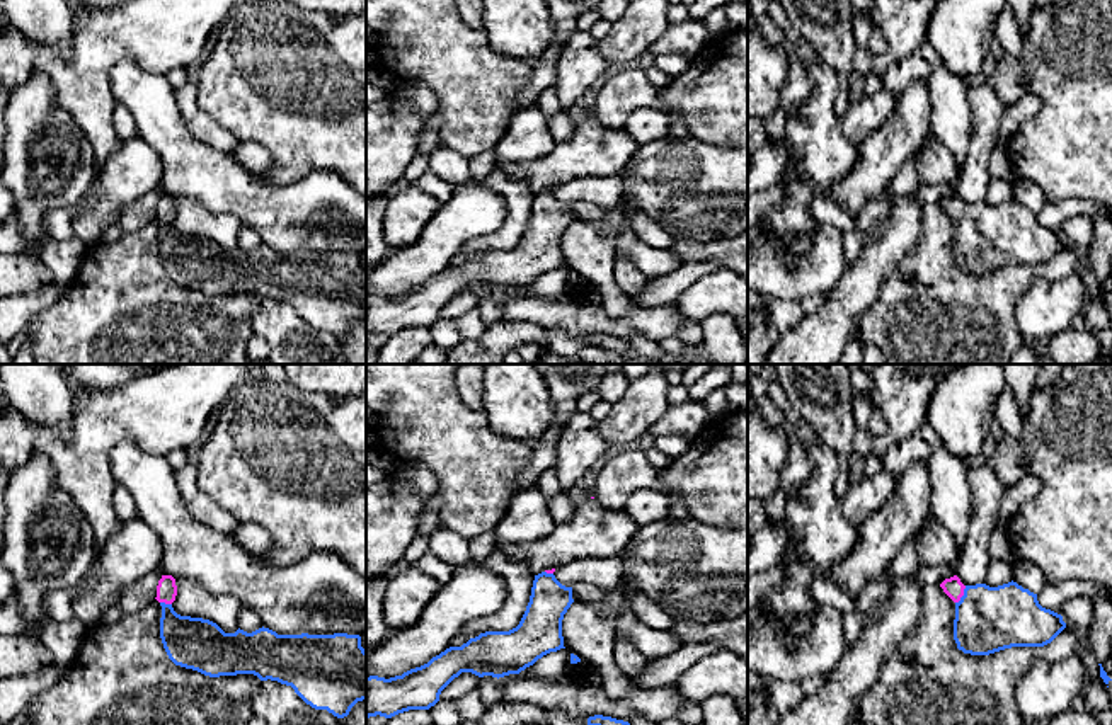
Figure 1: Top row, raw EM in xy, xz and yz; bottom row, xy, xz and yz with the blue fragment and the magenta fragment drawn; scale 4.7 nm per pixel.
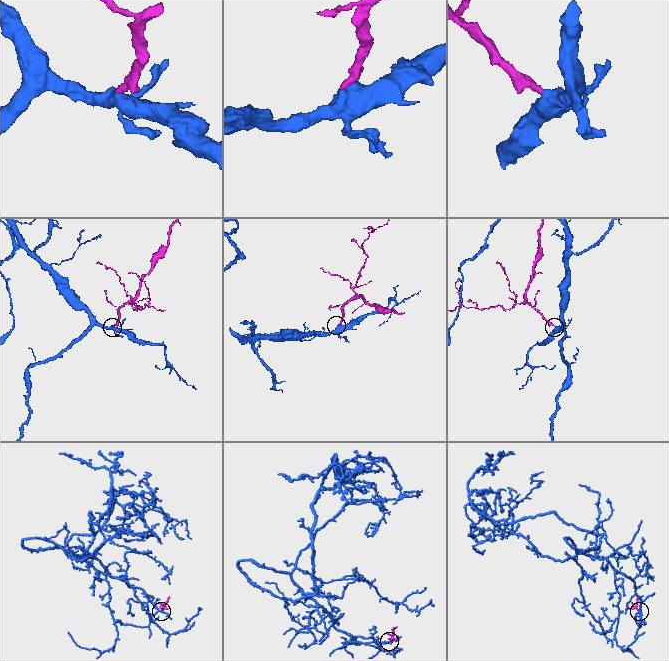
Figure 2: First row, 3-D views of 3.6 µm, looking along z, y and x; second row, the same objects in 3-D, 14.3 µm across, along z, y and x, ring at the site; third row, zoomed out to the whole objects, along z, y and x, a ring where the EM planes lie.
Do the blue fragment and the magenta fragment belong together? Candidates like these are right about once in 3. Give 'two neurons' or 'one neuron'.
one neuron

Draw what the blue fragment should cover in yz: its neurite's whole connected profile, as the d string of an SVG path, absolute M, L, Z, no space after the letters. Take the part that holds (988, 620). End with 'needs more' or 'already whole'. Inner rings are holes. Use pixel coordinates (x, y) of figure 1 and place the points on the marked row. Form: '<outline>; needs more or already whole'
M954 575L940 587L955 602L954 640L964 654L1044 647L1066 628L1061 614L1042 608L1037 594L1013 580L998 587L964 585Z; needs more

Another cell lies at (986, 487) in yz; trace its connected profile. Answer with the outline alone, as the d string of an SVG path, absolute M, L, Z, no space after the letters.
M984 461L971 466L971 524L955 575L964 585L983 584L989 565L989 541L998 524L998 507L1008 482L1001 480Z

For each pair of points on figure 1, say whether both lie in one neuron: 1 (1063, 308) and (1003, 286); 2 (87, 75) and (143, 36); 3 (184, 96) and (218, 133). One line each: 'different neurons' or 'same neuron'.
1: different neurons
2: same neuron
3: same neuron

